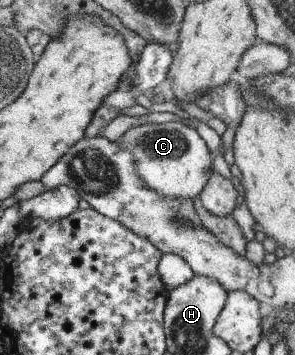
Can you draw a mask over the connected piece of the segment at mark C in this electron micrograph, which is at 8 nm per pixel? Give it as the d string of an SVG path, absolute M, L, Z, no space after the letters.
M181 121L141 124L129 128L114 141L121 150L129 150L135 162L135 174L145 188L165 198L195 198L211 176L213 154L195 128Z

